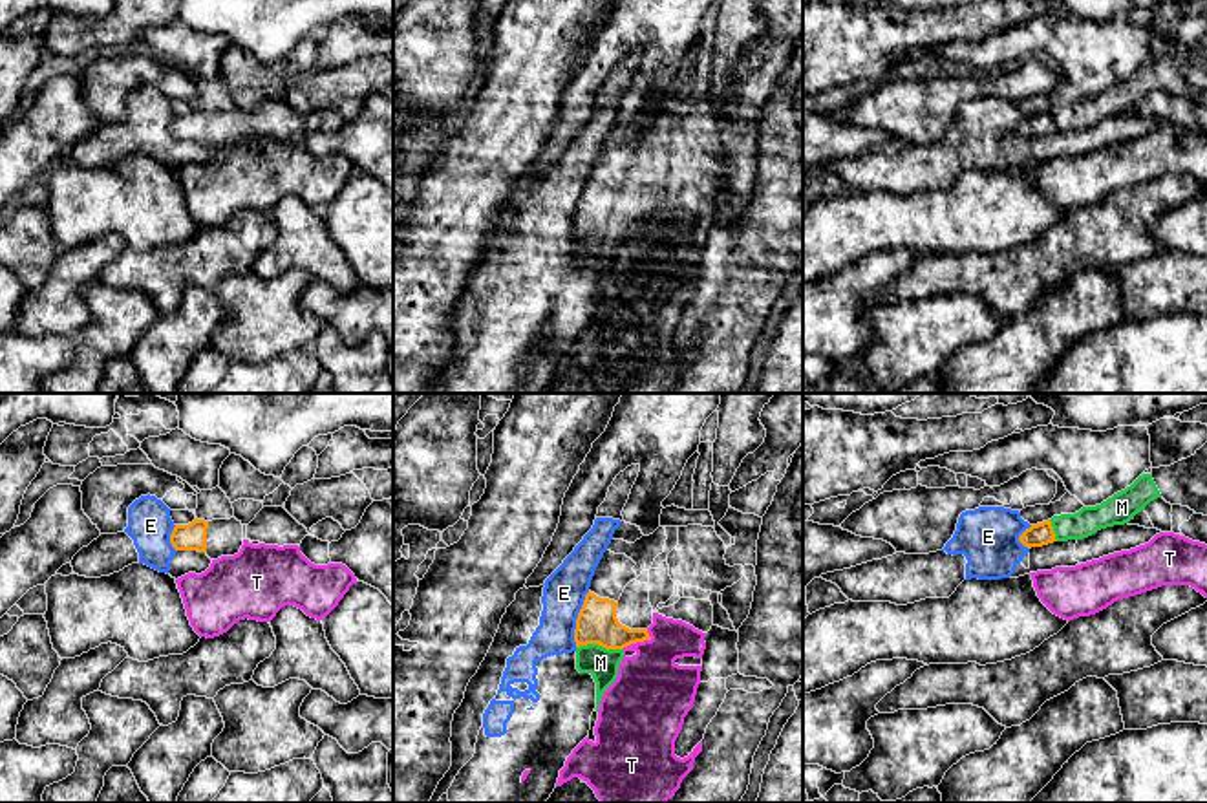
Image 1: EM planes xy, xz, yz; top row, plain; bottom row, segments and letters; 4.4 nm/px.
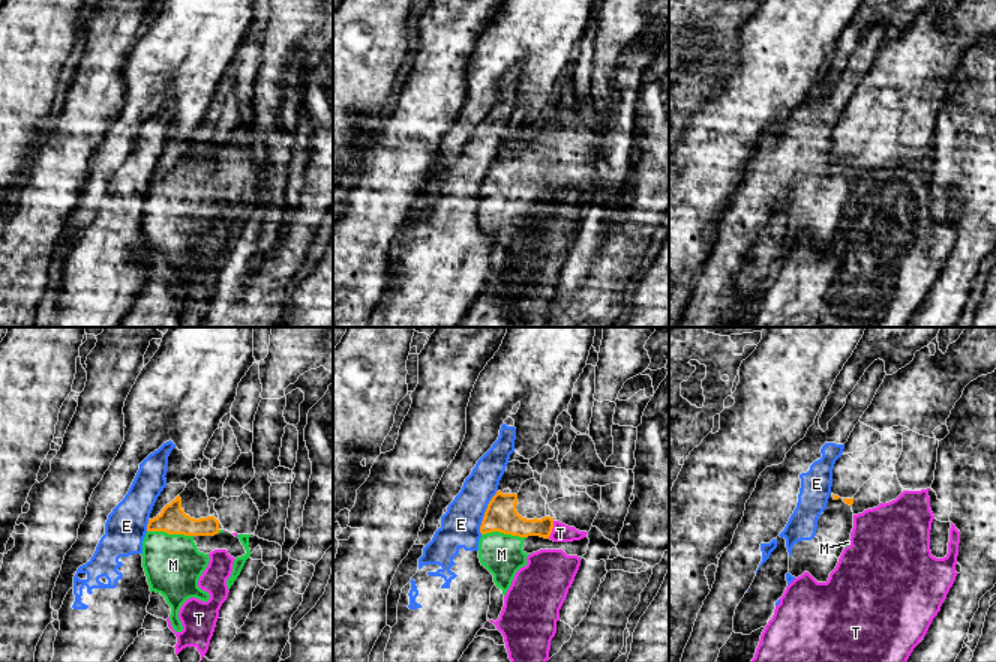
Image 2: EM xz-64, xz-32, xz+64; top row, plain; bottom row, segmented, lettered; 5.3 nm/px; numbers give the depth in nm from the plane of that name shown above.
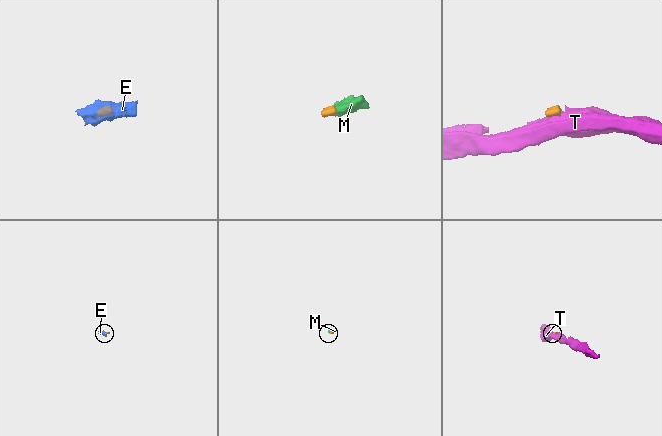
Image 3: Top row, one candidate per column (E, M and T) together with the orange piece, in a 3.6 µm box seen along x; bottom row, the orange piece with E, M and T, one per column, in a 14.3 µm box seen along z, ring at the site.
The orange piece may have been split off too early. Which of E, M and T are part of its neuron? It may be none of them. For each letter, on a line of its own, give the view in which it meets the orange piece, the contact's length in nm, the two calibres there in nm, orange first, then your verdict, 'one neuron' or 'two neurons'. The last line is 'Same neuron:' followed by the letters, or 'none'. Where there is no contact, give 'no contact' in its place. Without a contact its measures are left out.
E: xz | 260 nm | 180/190 nm | two neurons
M: xz | 200 nm | 180/140 nm | one neuron
T: xz | 150 nm | 180/340 nm | two neurons
Same neuron: M

